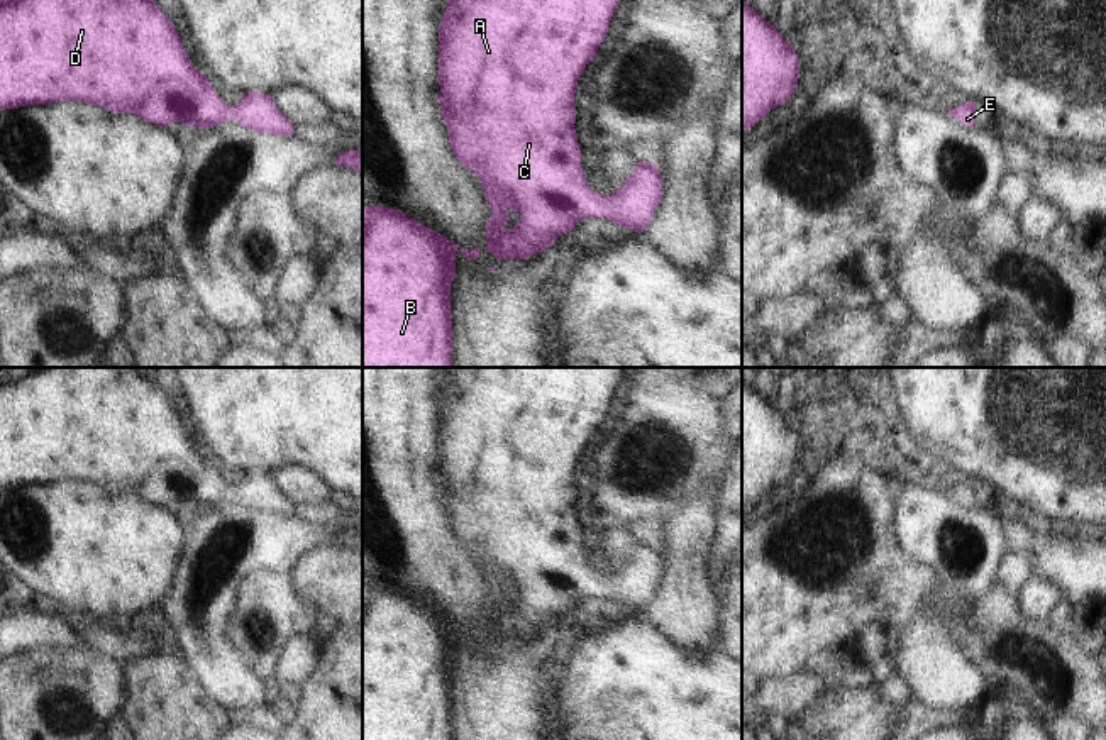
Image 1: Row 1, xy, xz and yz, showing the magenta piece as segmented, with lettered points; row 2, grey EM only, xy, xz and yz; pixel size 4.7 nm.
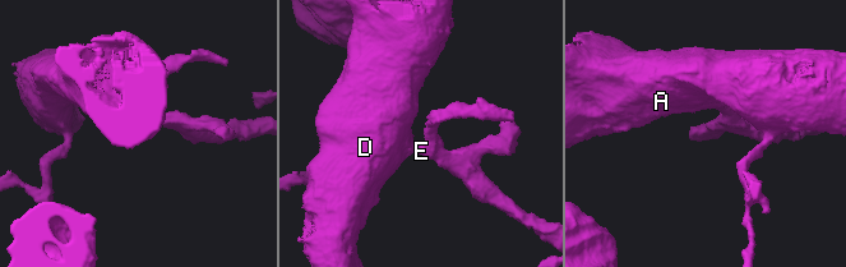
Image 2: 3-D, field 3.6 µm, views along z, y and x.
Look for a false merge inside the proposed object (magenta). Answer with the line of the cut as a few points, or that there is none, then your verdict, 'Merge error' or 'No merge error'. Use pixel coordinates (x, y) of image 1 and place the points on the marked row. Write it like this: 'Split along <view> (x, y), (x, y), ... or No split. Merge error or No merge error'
No split. No merge error

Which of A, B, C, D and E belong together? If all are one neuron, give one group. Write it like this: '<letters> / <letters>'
A B C D E

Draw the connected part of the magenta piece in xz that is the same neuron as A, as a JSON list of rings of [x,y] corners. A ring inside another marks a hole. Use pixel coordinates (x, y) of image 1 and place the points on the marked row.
[[[449,0],[449,7],[444,12],[439,27],[439,71],[437,81],[440,85],[440,95],[437,102],[442,105],[440,117],[447,124],[449,146],[457,161],[473,171],[484,190],[484,196],[493,210],[493,217],[486,222],[486,251],[495,254],[495,259],[527,259],[542,249],[552,247],[554,240],[571,232],[581,218],[605,218],[611,220],[623,229],[644,232],[654,217],[657,205],[662,198],[662,176],[652,161],[640,161],[632,171],[628,179],[610,196],[596,193],[586,181],[581,168],[581,151],[576,137],[576,105],[574,93],[578,80],[583,75],[586,64],[596,56],[596,51],[608,34],[608,24],[618,7],[620,0]],[[508,212],[520,213],[518,224],[506,230]]]

